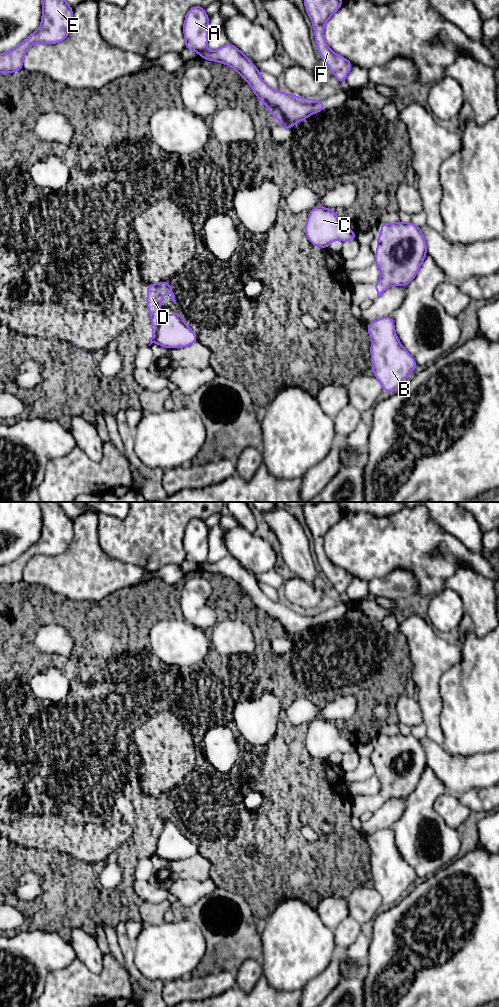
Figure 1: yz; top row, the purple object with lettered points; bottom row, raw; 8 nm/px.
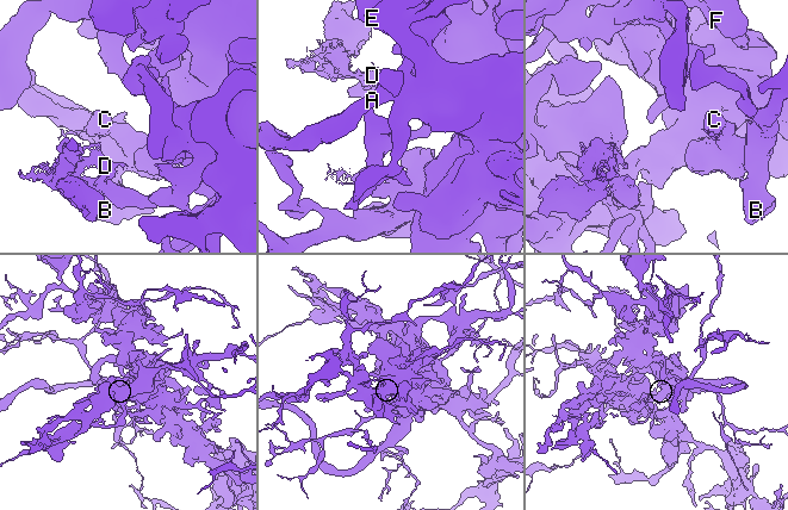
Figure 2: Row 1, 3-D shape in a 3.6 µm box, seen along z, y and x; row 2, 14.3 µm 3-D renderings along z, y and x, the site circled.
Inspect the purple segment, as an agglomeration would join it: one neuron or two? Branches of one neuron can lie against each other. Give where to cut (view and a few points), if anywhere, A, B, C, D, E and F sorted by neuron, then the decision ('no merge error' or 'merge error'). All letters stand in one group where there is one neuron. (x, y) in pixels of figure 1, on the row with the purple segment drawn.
yz (163, 317), (154, 341) | A B C E F / D | merge error

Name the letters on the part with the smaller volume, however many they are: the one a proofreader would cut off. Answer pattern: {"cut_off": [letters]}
{"cut_off": ["D"]}

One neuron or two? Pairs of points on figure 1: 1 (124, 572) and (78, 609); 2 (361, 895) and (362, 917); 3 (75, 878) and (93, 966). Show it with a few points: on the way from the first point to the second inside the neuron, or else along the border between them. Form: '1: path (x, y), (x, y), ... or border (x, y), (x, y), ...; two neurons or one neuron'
1: border (73, 600), (87, 601); two neurons
2: path (362, 900), (362, 912); one neuron
3: border (93, 937), (79, 928), (74, 928), (69, 941); two neurons

